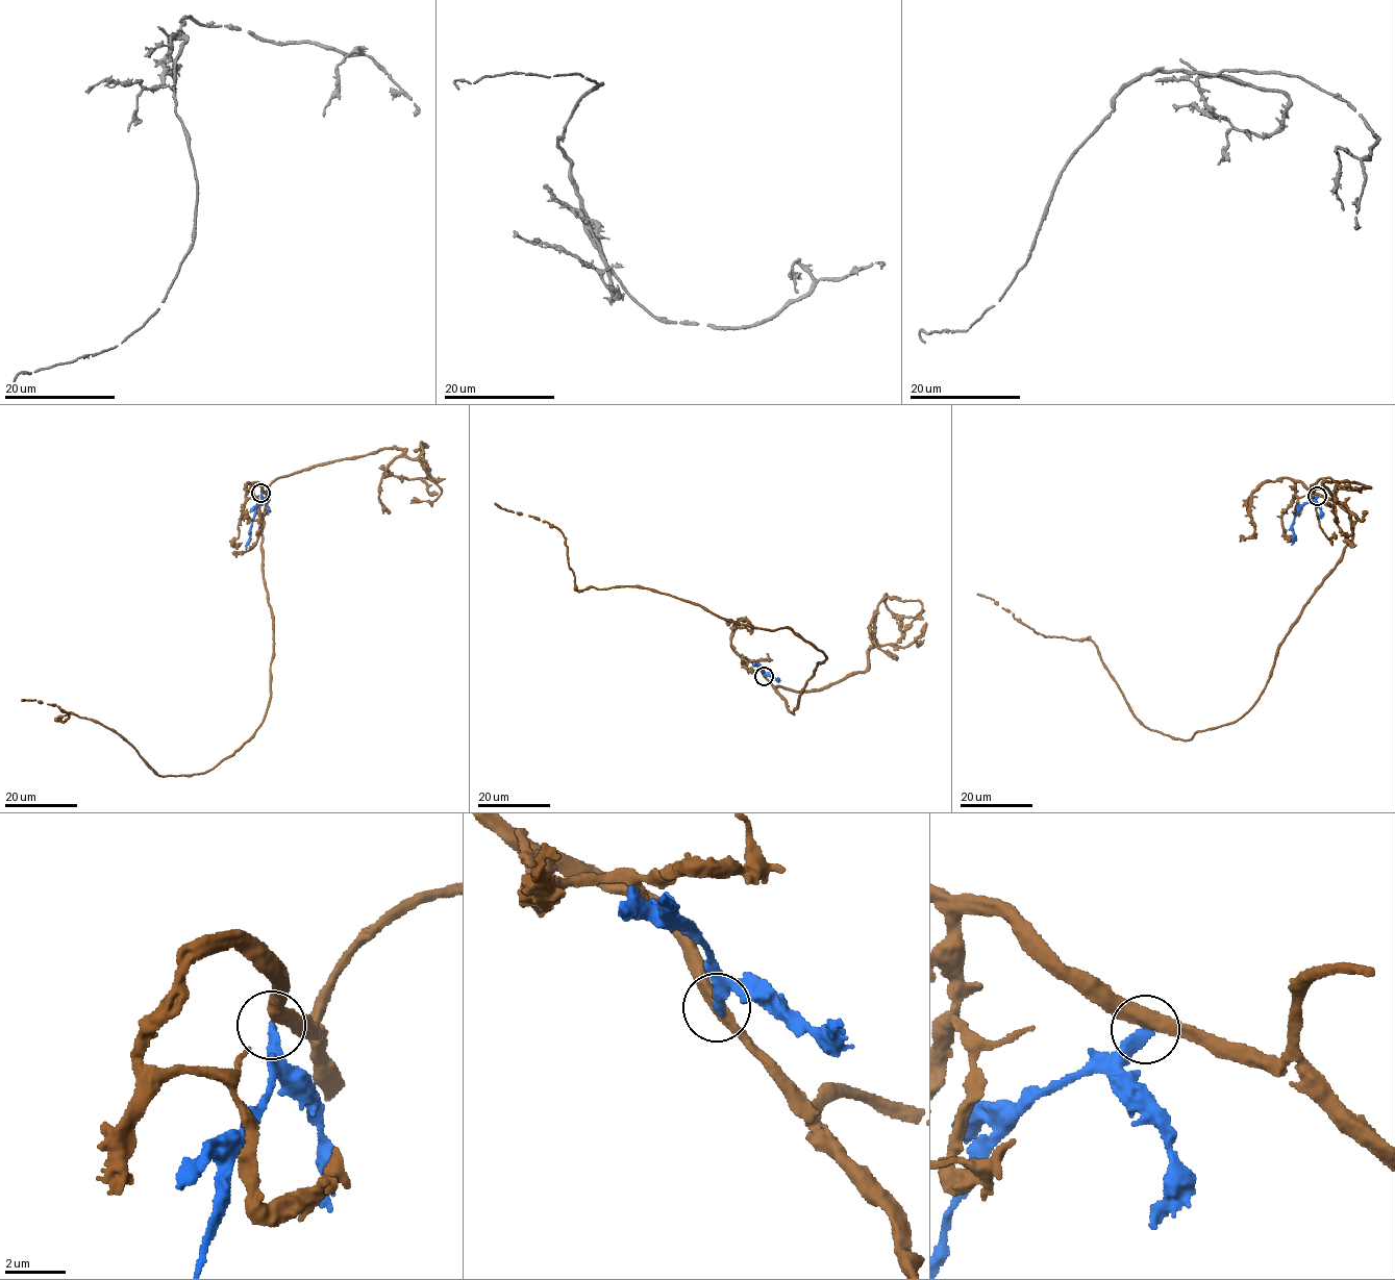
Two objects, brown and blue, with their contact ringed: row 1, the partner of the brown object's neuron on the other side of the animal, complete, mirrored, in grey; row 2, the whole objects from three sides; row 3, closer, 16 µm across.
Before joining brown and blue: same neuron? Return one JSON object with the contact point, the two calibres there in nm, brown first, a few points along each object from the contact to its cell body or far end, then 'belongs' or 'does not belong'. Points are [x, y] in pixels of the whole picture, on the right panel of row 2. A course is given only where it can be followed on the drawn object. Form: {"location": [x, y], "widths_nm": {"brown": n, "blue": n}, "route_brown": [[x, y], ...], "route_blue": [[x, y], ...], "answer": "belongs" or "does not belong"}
{"location": [1317, 496], "widths_nm": {"brown": 420, "blue": 360}, "route_brown": [[1317, 496], [1347, 511], [1351, 541], [1253, 706], [1191, 738], [1135, 716], [1090, 640], [1038, 634], [977, 594]], "route_blue": [[1317, 496], [1303, 505], [1295, 517], [1291, 545]], "answer": "does not belong"}

